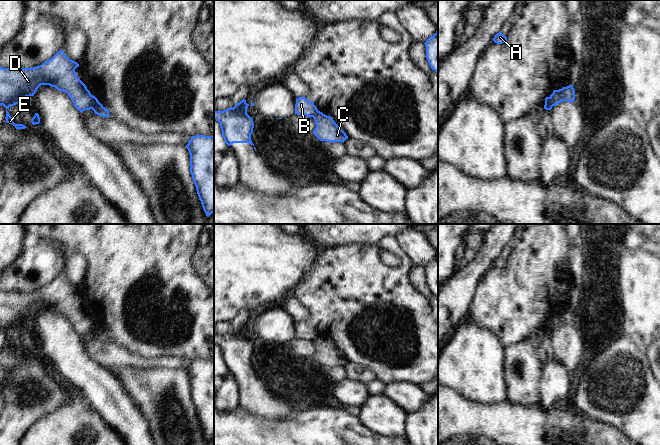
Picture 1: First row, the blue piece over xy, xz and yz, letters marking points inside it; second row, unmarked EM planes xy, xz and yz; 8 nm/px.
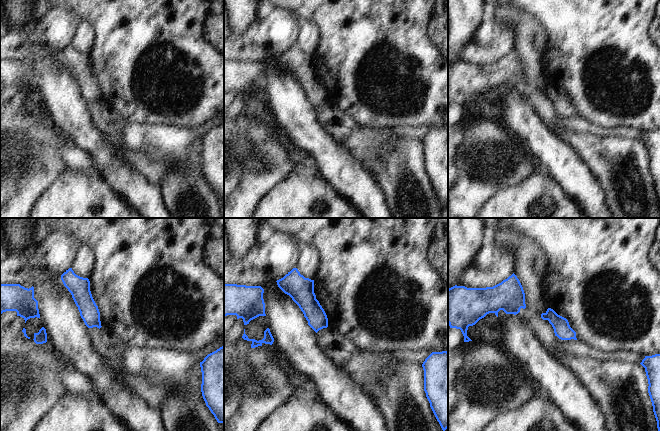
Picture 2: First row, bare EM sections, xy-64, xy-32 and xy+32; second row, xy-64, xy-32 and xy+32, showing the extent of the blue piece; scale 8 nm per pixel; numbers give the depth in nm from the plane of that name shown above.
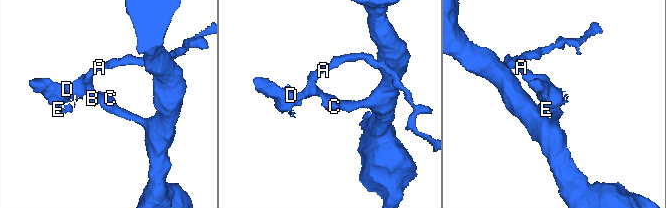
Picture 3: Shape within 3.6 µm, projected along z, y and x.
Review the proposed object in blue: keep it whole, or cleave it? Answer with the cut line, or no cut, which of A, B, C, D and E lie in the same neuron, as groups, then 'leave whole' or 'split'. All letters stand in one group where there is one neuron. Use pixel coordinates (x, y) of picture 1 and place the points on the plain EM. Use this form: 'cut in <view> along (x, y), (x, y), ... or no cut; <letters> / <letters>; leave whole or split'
cut in xy along (91, 319), (92, 332); A B D E / C; split

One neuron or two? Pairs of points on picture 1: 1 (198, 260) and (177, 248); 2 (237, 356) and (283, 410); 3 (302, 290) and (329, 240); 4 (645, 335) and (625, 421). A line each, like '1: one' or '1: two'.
1: two
2: one
3: two
4: two

